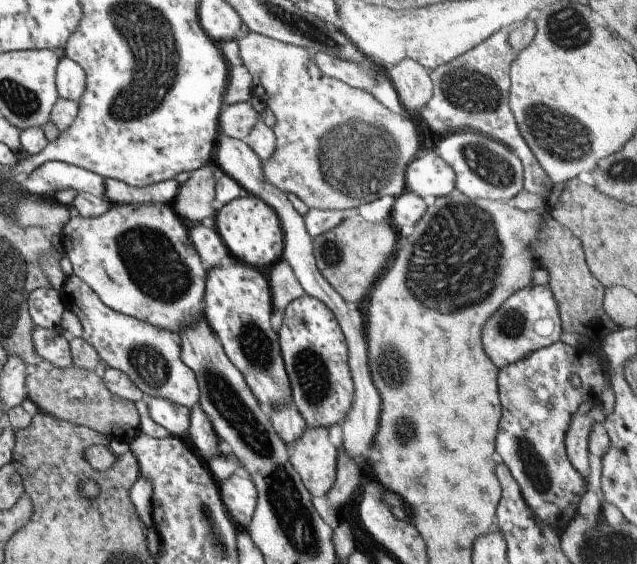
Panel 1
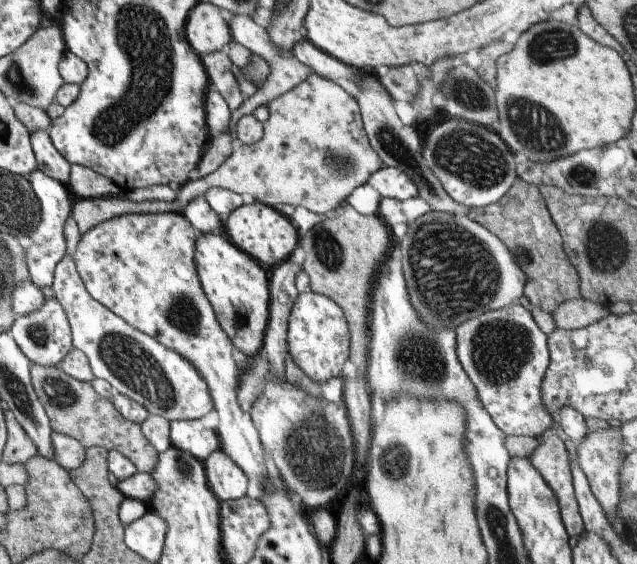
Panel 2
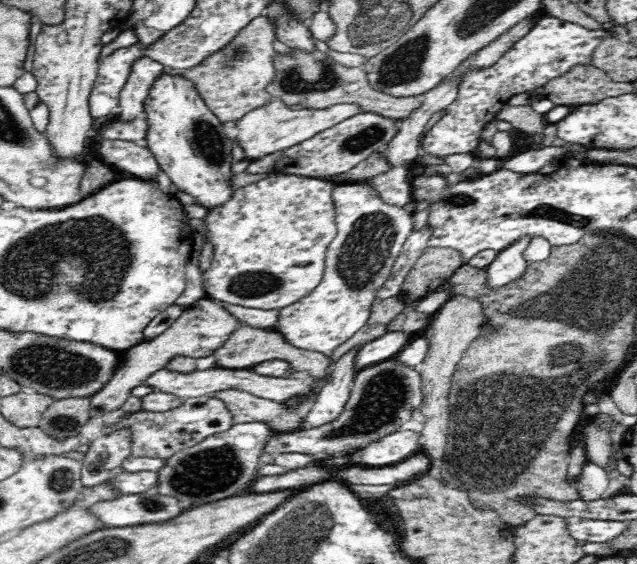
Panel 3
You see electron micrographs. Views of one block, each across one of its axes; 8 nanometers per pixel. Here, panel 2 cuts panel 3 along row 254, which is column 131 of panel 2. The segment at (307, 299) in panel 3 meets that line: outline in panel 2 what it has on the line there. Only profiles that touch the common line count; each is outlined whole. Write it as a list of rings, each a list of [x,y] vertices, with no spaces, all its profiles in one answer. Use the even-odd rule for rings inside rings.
[[[64,254],[56,265],[51,288],[68,321],[72,349],[86,357],[94,378],[105,380],[113,392],[137,402],[148,415],[161,416],[168,424],[200,419],[214,409],[206,383],[188,361],[133,329],[89,296],[77,275],[71,255]]]

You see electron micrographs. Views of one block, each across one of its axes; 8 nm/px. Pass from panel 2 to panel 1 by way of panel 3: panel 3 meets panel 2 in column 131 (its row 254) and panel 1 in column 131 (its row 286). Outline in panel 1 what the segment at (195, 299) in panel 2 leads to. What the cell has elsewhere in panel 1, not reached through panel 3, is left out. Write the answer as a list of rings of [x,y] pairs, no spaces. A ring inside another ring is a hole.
[[[115,204],[111,205],[105,214],[97,217],[71,216],[65,222],[63,228],[61,228],[59,240],[61,241],[64,256],[67,257],[67,260],[69,260],[73,267],[73,275],[77,276],[79,280],[83,280],[93,290],[93,294],[101,300],[101,304],[105,304],[105,307],[111,308],[115,312],[121,312],[125,316],[137,318],[137,320],[141,320],[145,324],[151,324],[155,330],[169,332],[176,340],[179,338],[179,328],[181,326],[185,326],[185,324],[197,324],[197,318],[203,312],[202,303],[206,270],[202,266],[201,260],[199,260],[199,256],[197,256],[197,252],[195,252],[195,248],[191,244],[191,240],[189,240],[188,224],[178,217],[170,204]]]

